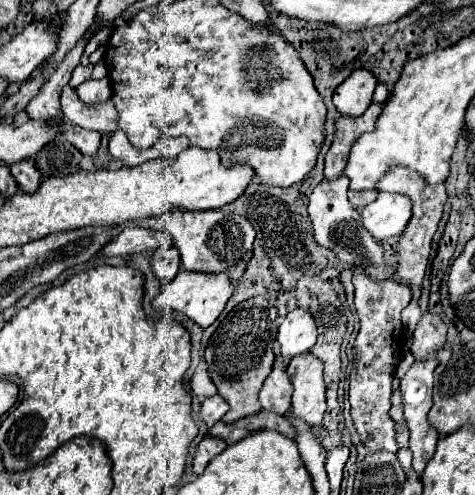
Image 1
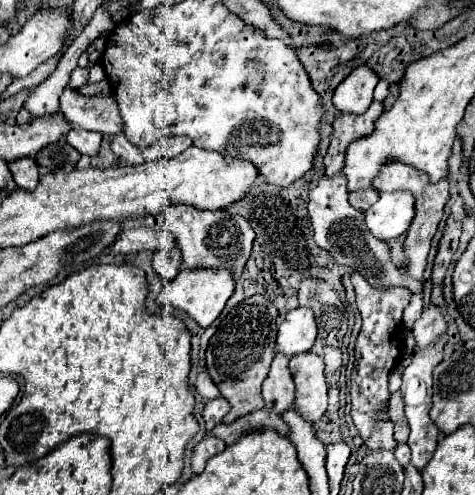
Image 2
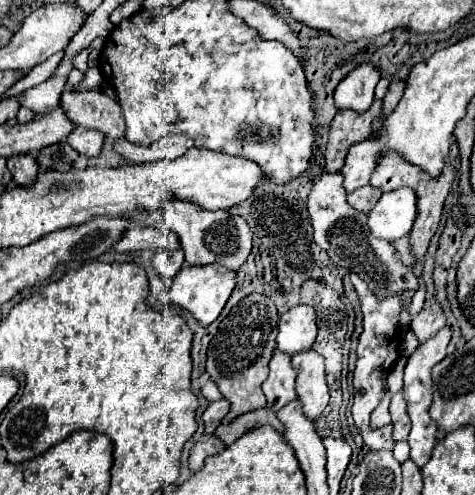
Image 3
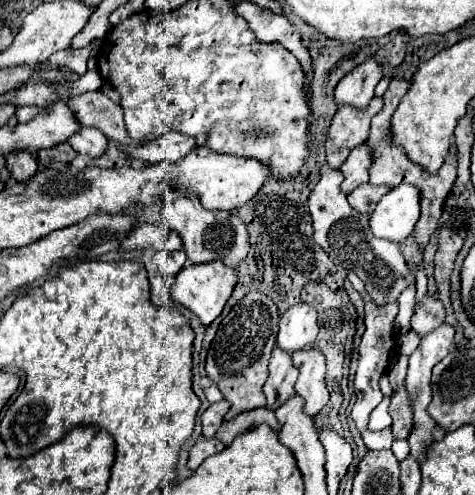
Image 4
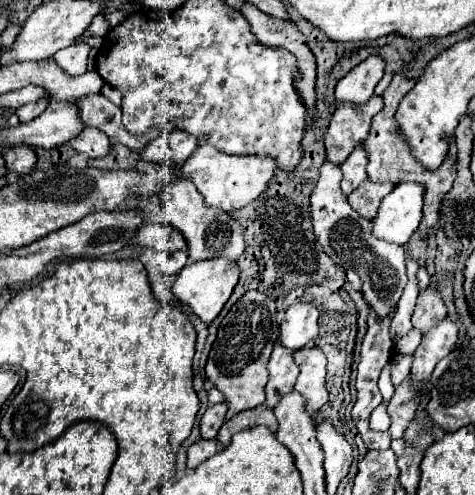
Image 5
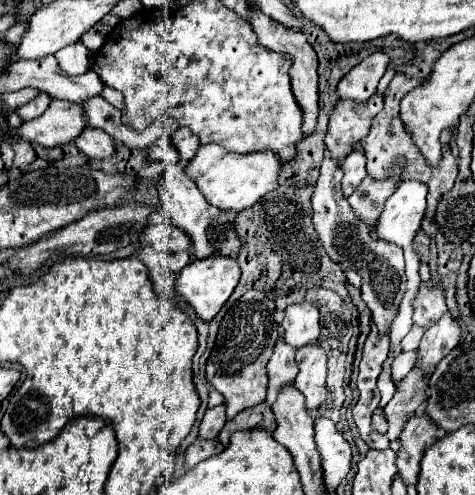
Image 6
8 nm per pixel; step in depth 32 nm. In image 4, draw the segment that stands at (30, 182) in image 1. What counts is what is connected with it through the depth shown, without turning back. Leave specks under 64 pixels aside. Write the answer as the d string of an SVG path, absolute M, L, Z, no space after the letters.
M12 152L6 156L6 168L10 170L10 174L18 180L18 182L24 182L24 180L30 180L36 170L38 170L38 162L36 158L30 154L30 152Z

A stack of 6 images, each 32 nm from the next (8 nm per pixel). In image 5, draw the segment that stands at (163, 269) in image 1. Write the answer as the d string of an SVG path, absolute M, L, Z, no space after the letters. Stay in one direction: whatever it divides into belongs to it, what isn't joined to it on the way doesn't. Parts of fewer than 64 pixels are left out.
M180 250L180 252L174 252L174 254L168 254L168 252L162 252L156 256L158 264L160 264L160 270L168 276L176 276L188 262L188 254L186 250Z

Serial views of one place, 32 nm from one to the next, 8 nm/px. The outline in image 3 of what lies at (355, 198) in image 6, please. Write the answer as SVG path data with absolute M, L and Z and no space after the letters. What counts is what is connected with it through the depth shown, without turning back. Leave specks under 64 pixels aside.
M364 186L364 188L358 188L354 192L348 194L348 202L350 206L354 206L358 212L368 212L372 208L372 204L378 202L382 190L380 188L374 188L374 186Z

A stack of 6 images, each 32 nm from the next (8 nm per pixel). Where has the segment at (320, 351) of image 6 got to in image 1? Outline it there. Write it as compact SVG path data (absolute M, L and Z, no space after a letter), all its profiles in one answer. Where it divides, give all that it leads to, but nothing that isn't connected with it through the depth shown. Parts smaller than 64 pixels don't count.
M308 352L292 358L286 372L294 386L290 416L304 420L310 426L318 426L326 412L326 384L322 380L322 362Z

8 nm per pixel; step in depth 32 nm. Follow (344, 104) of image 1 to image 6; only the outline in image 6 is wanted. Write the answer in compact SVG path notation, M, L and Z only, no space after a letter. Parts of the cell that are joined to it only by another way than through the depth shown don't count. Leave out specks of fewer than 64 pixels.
M382 52L370 54L366 60L362 60L358 66L354 66L340 82L338 82L338 98L354 100L354 102L366 102L380 82L380 78L386 72L388 58Z

